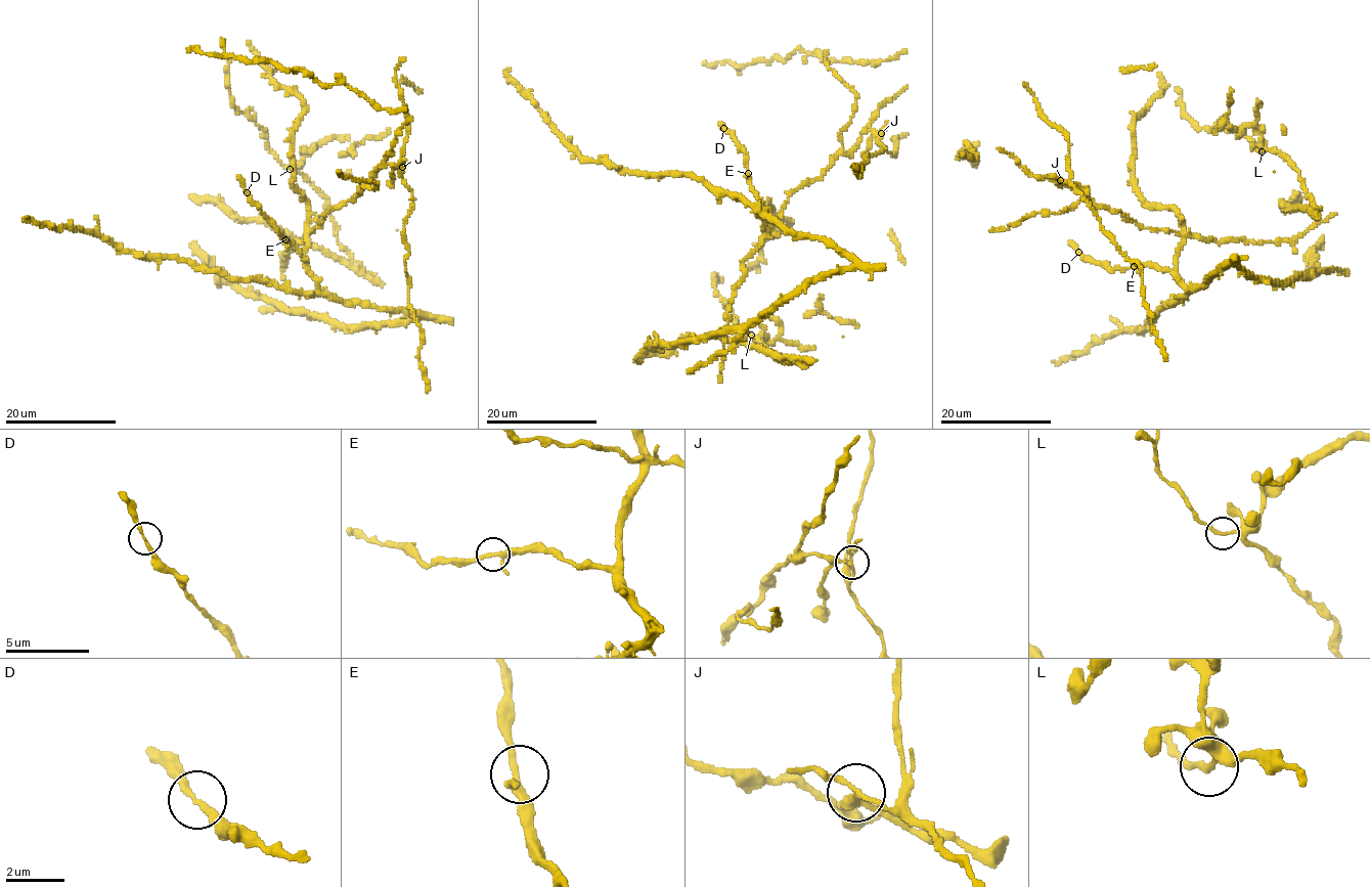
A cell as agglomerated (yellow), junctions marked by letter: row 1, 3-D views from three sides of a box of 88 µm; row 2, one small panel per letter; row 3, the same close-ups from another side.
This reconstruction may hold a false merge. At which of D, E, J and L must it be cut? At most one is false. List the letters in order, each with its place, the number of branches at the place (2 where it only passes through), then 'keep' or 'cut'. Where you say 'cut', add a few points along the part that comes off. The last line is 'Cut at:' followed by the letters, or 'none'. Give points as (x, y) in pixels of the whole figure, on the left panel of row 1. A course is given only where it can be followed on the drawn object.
D: place (247, 192); branches 2; keep
E: place (285, 239); branches 3; keep
J: place (402, 167); branches 3; cut; course (402, 167), (401, 177), (411, 192), (412, 204), (404, 234), (409, 306), (422, 328), (418, 357), (428, 392)
L: place (290, 169); branches 2; keep
Cut at: J

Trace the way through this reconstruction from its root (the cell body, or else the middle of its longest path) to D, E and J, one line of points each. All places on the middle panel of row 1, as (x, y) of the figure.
D: (743, 269), (743, 262), (760, 242), (764, 231), (758, 214), (760, 198), (747, 171), (745, 150), (724, 127)
E: (743, 269), (743, 262), (760, 242), (764, 231), (758, 214), (760, 198), (751, 186), (748, 173)
J: (743, 269), (743, 262), (780, 215), (790, 193), (815, 180), (834, 157), (848, 153), (863, 133), (882, 133)

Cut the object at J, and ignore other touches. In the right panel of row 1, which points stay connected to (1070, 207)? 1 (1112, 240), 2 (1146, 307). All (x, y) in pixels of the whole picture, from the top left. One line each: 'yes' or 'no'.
1: no
2: no

